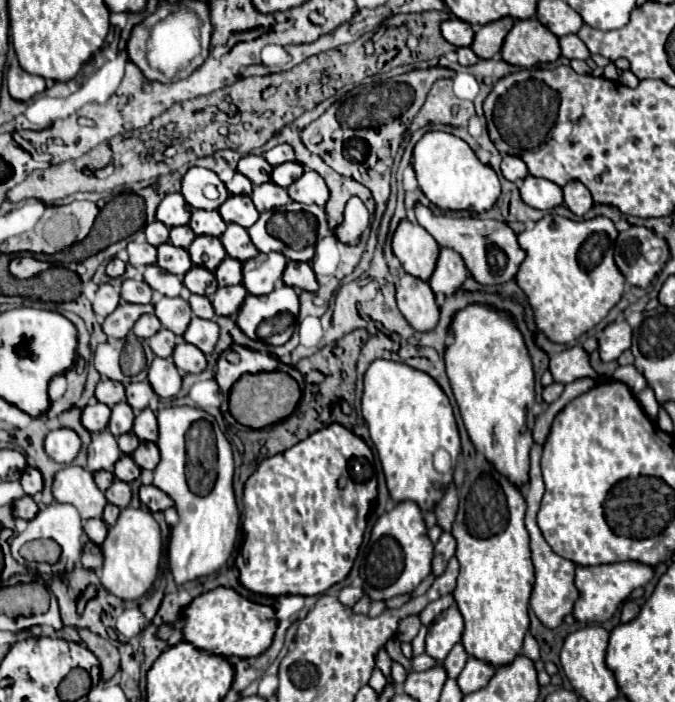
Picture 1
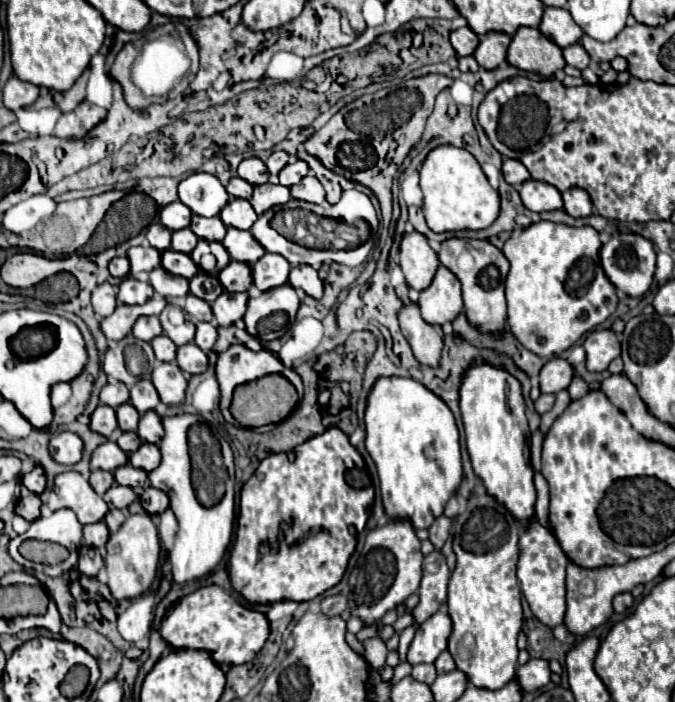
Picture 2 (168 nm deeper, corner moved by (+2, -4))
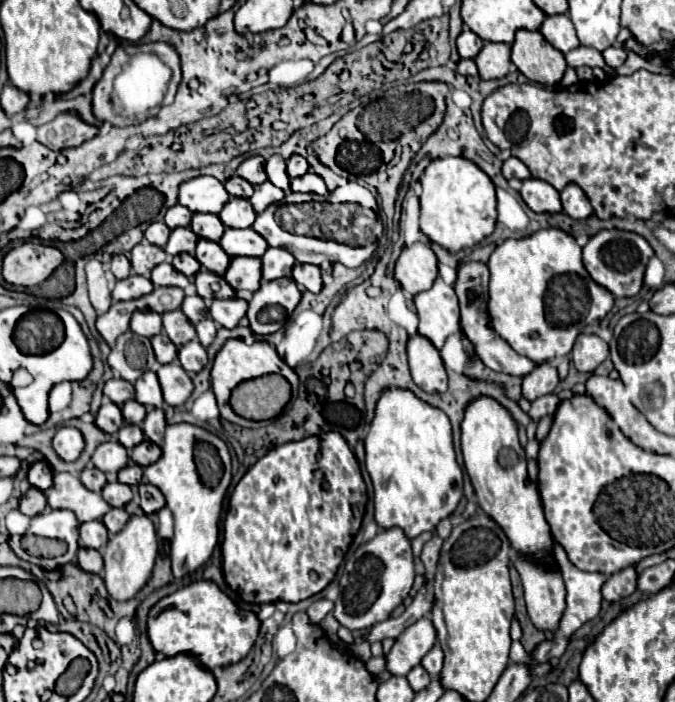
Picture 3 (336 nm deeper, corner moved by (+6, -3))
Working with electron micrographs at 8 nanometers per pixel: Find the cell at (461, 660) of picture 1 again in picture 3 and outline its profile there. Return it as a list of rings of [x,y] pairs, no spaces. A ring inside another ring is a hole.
[[[435,644],[435,646],[423,656],[421,666],[429,672],[431,678],[437,678],[437,676],[439,676],[441,668],[443,668],[443,650],[441,650],[439,644]]]

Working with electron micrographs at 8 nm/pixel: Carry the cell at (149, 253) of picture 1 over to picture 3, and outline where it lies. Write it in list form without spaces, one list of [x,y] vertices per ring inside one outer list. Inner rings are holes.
[[[141,242],[137,244],[131,254],[129,254],[129,260],[131,260],[131,268],[135,274],[141,274],[141,276],[149,276],[151,270],[165,262],[167,260],[167,254],[163,248],[155,246],[155,244],[149,244],[149,242]]]

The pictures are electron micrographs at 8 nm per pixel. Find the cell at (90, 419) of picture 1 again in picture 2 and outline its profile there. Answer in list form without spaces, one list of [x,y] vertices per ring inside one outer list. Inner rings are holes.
[[[99,403],[97,409],[91,413],[91,423],[89,427],[103,435],[103,437],[111,437],[111,433],[117,429],[117,417],[115,417],[115,409]]]

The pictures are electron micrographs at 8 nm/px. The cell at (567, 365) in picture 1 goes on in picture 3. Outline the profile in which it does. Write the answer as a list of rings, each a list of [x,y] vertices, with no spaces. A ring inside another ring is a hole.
[[[541,364],[541,366],[537,366],[531,374],[527,374],[527,378],[523,378],[521,394],[523,394],[523,398],[527,398],[529,402],[533,402],[533,400],[539,398],[539,396],[545,396],[545,394],[555,392],[557,384],[559,384],[557,370],[555,370],[553,366]]]

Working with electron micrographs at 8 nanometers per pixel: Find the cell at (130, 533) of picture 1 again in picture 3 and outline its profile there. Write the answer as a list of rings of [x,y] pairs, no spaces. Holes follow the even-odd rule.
[[[131,516],[127,526],[119,532],[113,534],[105,546],[103,560],[105,560],[105,586],[109,594],[115,600],[129,600],[133,598],[149,580],[155,558],[159,552],[159,542],[157,542],[157,532],[153,522],[147,516]]]

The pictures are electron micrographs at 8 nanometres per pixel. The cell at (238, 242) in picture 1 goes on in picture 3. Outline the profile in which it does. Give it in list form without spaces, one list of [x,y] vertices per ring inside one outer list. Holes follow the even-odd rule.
[[[227,228],[223,238],[219,240],[221,248],[231,256],[257,256],[261,258],[269,244],[261,234],[257,234],[253,228],[237,230],[237,228]]]

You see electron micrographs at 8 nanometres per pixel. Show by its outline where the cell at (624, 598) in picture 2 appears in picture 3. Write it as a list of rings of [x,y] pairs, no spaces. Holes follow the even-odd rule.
[[[627,566],[607,578],[603,584],[603,598],[609,602],[619,602],[621,598],[627,598],[635,592],[637,588],[637,572],[635,566]]]

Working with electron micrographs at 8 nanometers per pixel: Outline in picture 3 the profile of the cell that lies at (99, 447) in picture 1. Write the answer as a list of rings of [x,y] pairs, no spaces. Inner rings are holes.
[[[113,438],[109,442],[105,442],[103,446],[99,446],[93,454],[93,464],[107,476],[109,482],[117,480],[117,472],[129,464],[129,456],[125,446],[119,446],[119,442]]]

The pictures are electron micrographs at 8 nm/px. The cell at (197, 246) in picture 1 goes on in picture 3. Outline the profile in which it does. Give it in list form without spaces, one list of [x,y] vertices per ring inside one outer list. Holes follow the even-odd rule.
[[[205,238],[197,242],[195,258],[201,262],[201,266],[205,266],[215,274],[223,274],[231,262],[231,258],[225,254],[225,250],[217,242],[207,242]]]

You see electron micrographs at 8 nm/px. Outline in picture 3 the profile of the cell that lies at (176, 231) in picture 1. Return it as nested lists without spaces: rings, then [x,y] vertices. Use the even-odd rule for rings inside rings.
[[[185,226],[185,228],[175,228],[175,230],[171,232],[167,244],[165,244],[165,252],[171,254],[171,256],[183,254],[183,252],[193,254],[193,252],[195,252],[195,246],[197,246],[197,240],[199,240],[199,236],[197,236],[189,226]]]

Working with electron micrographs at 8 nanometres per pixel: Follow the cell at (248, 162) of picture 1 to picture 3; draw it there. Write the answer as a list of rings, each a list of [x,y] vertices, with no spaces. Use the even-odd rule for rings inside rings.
[[[253,156],[253,158],[247,158],[245,162],[239,164],[237,174],[251,184],[263,184],[267,180],[267,174],[265,174],[263,166],[265,166],[265,158],[263,156]]]

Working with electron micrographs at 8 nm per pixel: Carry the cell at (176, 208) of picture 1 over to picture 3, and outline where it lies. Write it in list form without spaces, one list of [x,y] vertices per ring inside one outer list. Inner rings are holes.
[[[177,204],[177,206],[173,206],[173,208],[167,210],[167,214],[165,214],[165,224],[167,224],[171,230],[175,230],[175,228],[179,228],[179,226],[189,226],[189,224],[191,224],[191,216],[193,216],[191,210],[187,210],[185,206]]]

